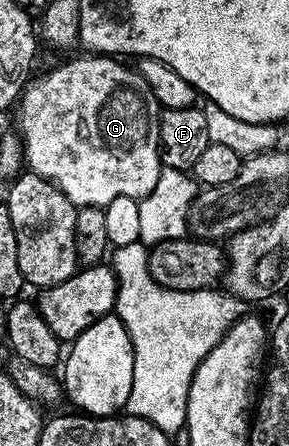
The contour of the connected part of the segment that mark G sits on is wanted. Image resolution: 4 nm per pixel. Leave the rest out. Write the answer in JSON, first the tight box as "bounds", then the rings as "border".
{"bounds":[20,56,162,208],"border":[[[82,56],[86,58],[74,58],[71,62],[66,62],[63,66],[58,66],[55,70],[50,70],[42,79],[31,81],[22,92],[20,107],[22,106],[22,130],[20,129],[20,141],[24,151],[24,162],[33,173],[39,174],[41,178],[47,178],[55,186],[59,186],[68,196],[68,200],[73,202],[75,207],[79,206],[100,206],[105,208],[116,196],[132,196],[139,200],[152,188],[156,188],[156,180],[162,171],[162,157],[158,152],[158,120],[160,117],[160,107],[156,96],[152,96],[152,88],[148,88],[148,82],[138,74],[133,65],[125,66],[125,61],[114,56]]]}

